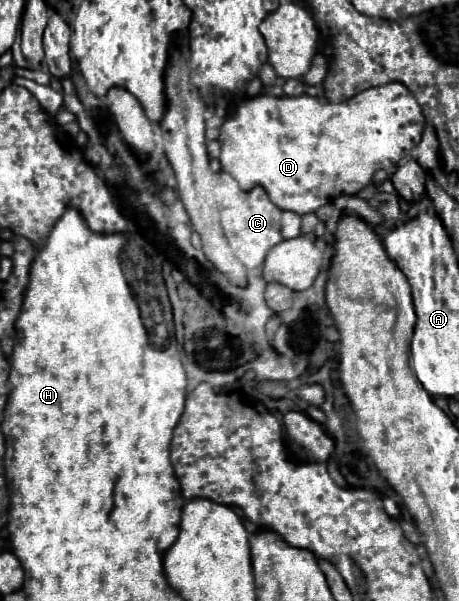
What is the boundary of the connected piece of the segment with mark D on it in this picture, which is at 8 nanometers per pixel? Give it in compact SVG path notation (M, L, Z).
M388 82L388 84L382 84L382 86L374 86L374 88L368 88L352 98L348 98L346 102L340 102L340 104L322 104L318 98L310 96L310 94L302 94L302 96L280 96L280 98L274 98L274 96L268 96L268 94L258 94L254 98L242 98L242 102L238 106L228 106L224 104L224 100L220 100L220 106L218 106L218 116L224 118L224 124L220 128L220 164L222 164L222 170L228 172L242 190L250 190L254 186L262 186L270 200L282 208L282 210L290 210L290 212L296 212L300 216L306 216L308 212L316 212L320 206L332 202L334 198L342 196L342 194L358 194L360 190L364 190L372 176L386 168L386 170L392 170L396 168L400 162L404 162L406 158L410 158L410 152L414 150L414 146L420 142L422 138L422 132L424 132L424 126L422 126L422 108L418 104L418 100L414 98L414 94L402 86L400 82Z

